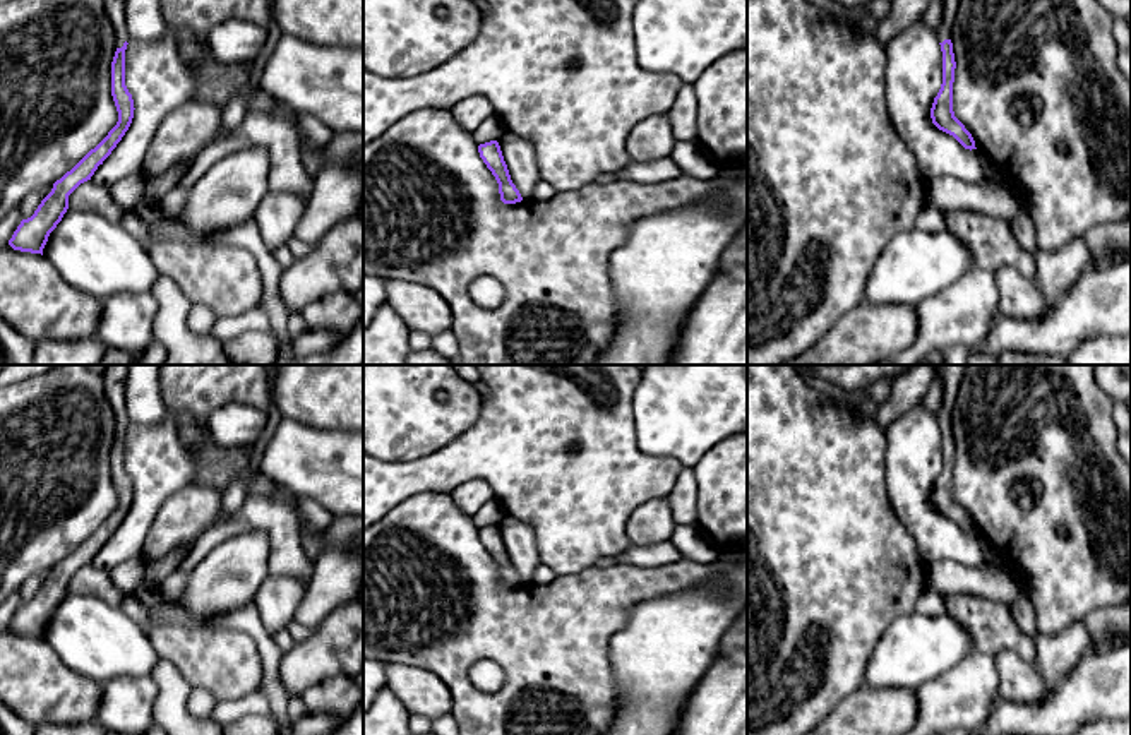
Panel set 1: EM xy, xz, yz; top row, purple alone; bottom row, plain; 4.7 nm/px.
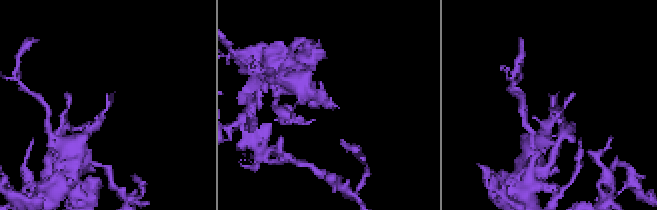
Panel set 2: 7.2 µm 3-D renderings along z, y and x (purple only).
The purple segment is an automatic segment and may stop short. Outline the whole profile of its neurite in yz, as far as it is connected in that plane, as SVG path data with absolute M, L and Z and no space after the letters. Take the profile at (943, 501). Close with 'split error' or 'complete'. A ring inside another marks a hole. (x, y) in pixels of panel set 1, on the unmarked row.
M932 365L932 370L941 373L944 392L942 409L937 416L934 416L942 435L942 468L937 480L934 481L931 502L939 514L953 519L965 533L972 535L977 533L975 524L953 495L953 466L956 445L953 437L951 415L966 365Z; split error

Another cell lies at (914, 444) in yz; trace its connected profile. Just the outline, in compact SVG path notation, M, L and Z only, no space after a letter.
M917 406L898 416L884 435L888 497L915 538L924 564L949 559L970 567L985 565L980 536L965 533L932 507L931 492L942 468L942 435L936 418Z

